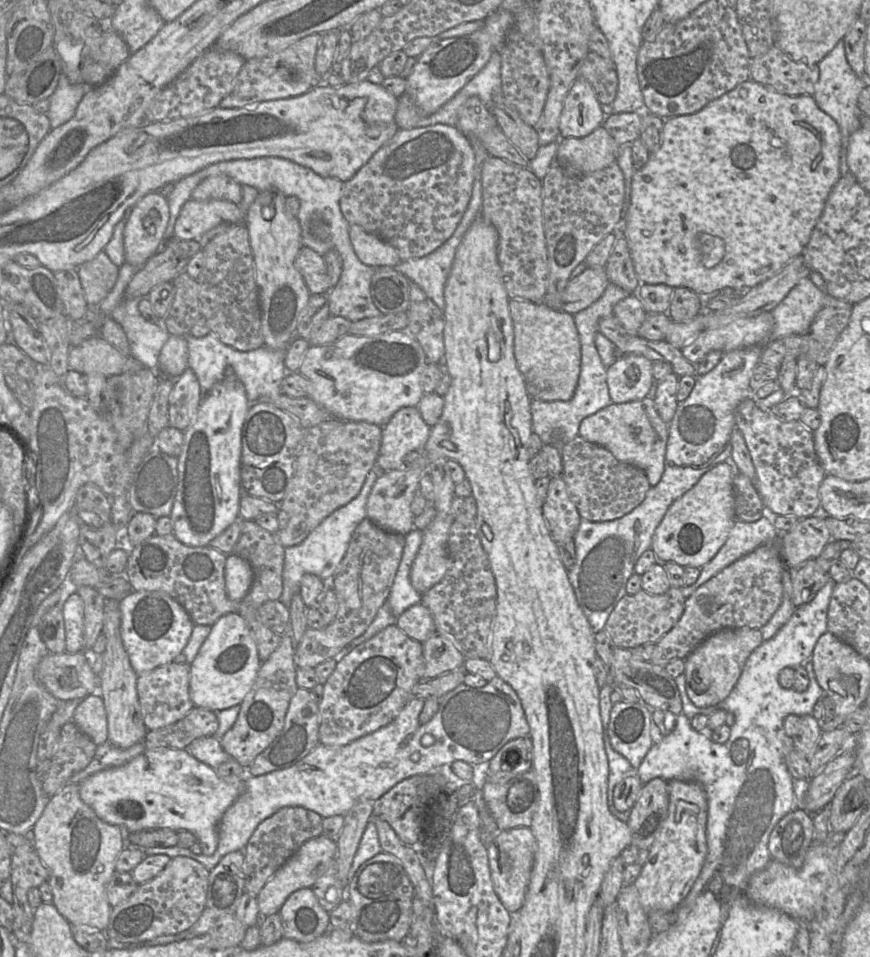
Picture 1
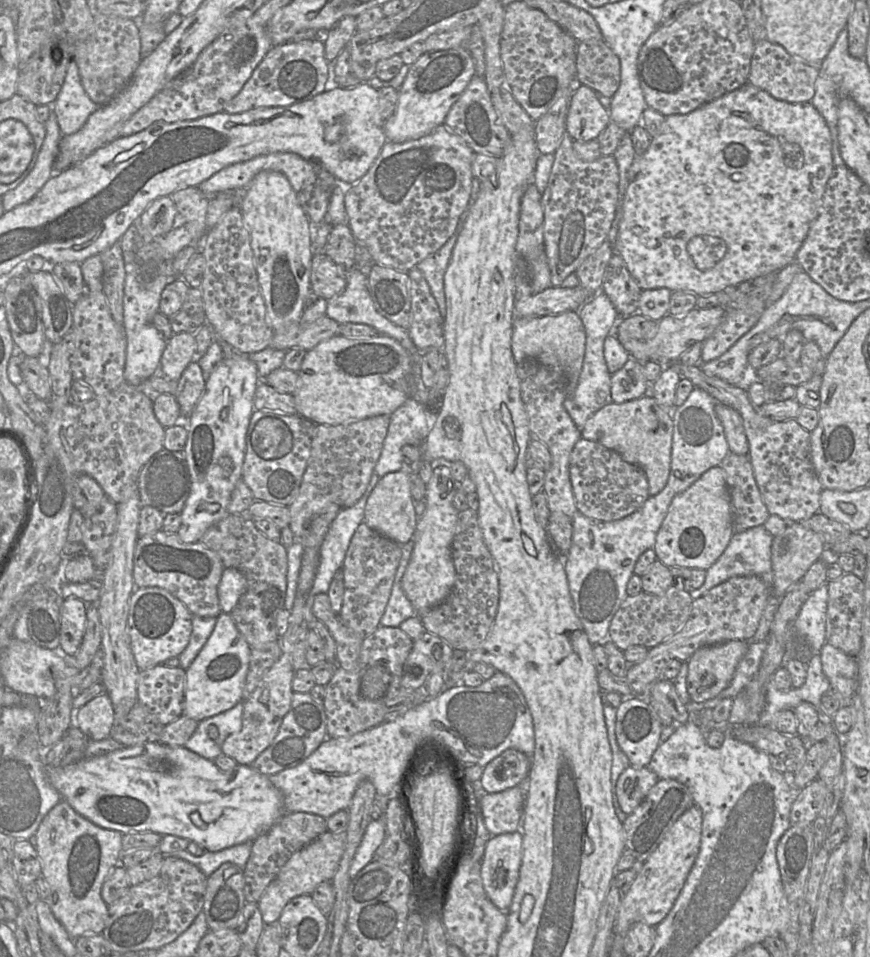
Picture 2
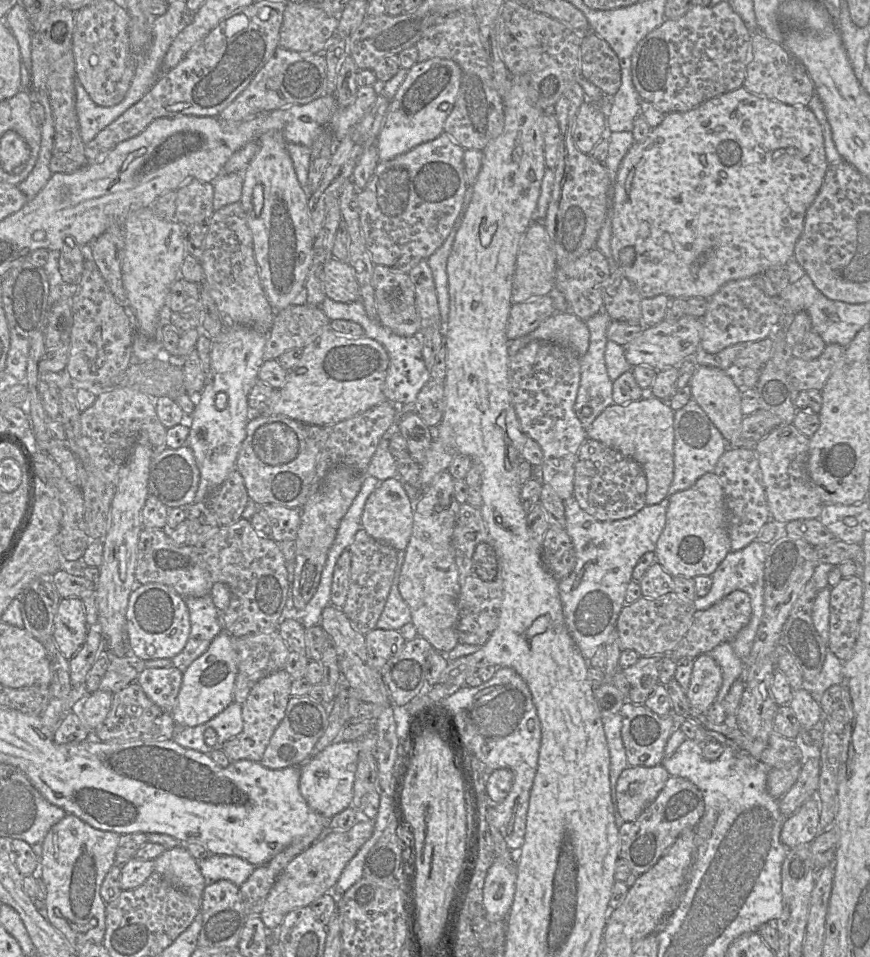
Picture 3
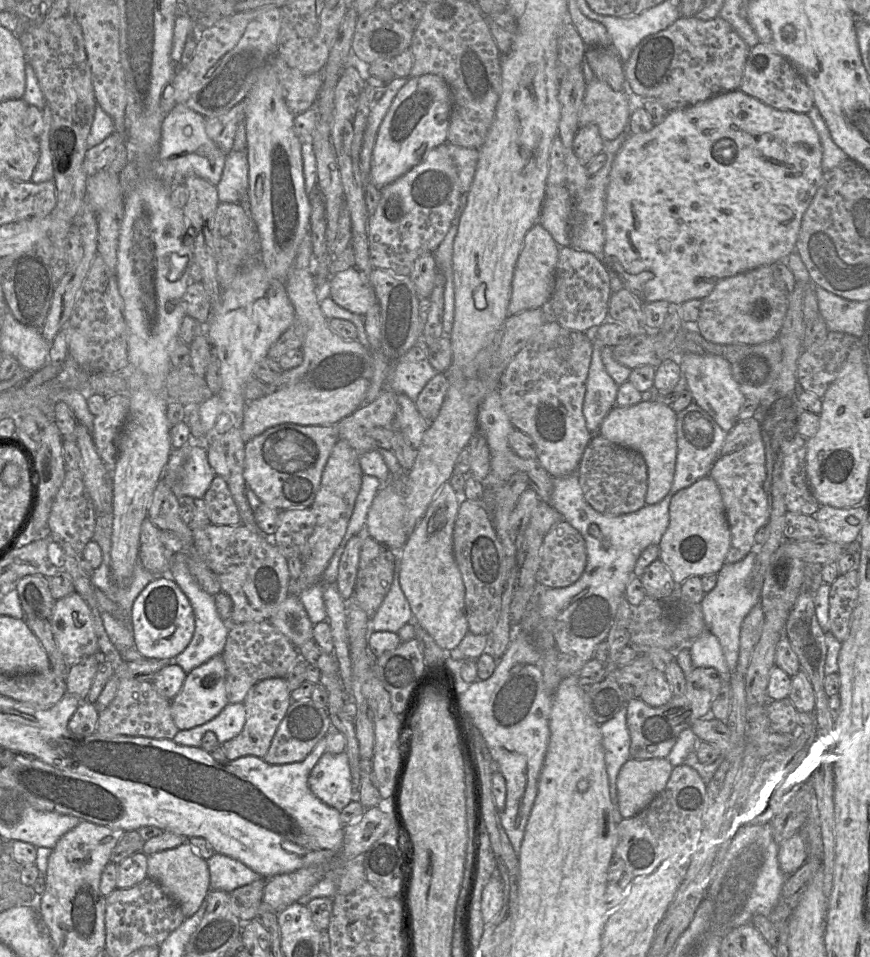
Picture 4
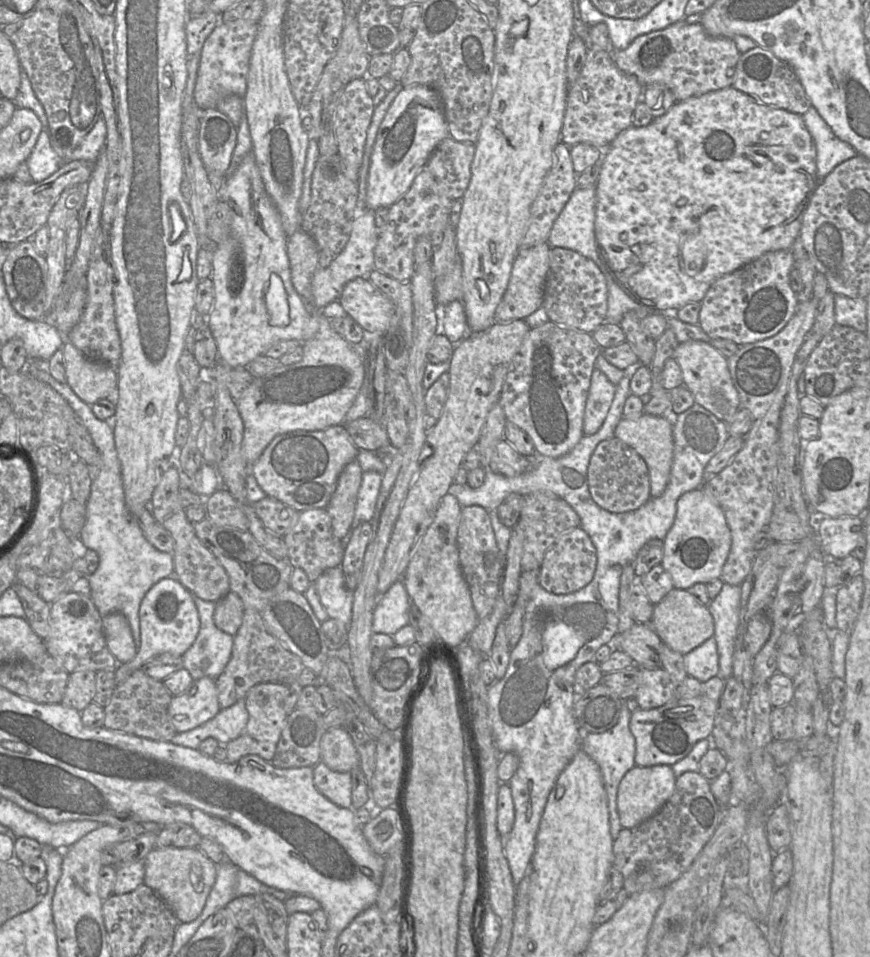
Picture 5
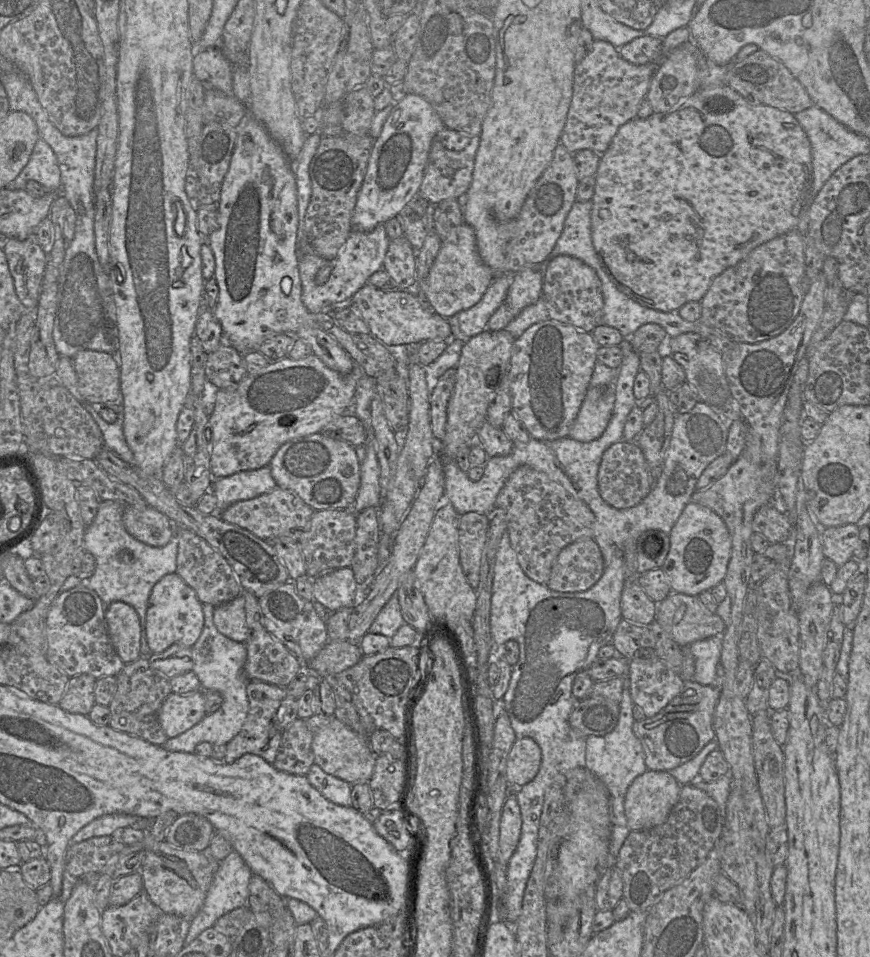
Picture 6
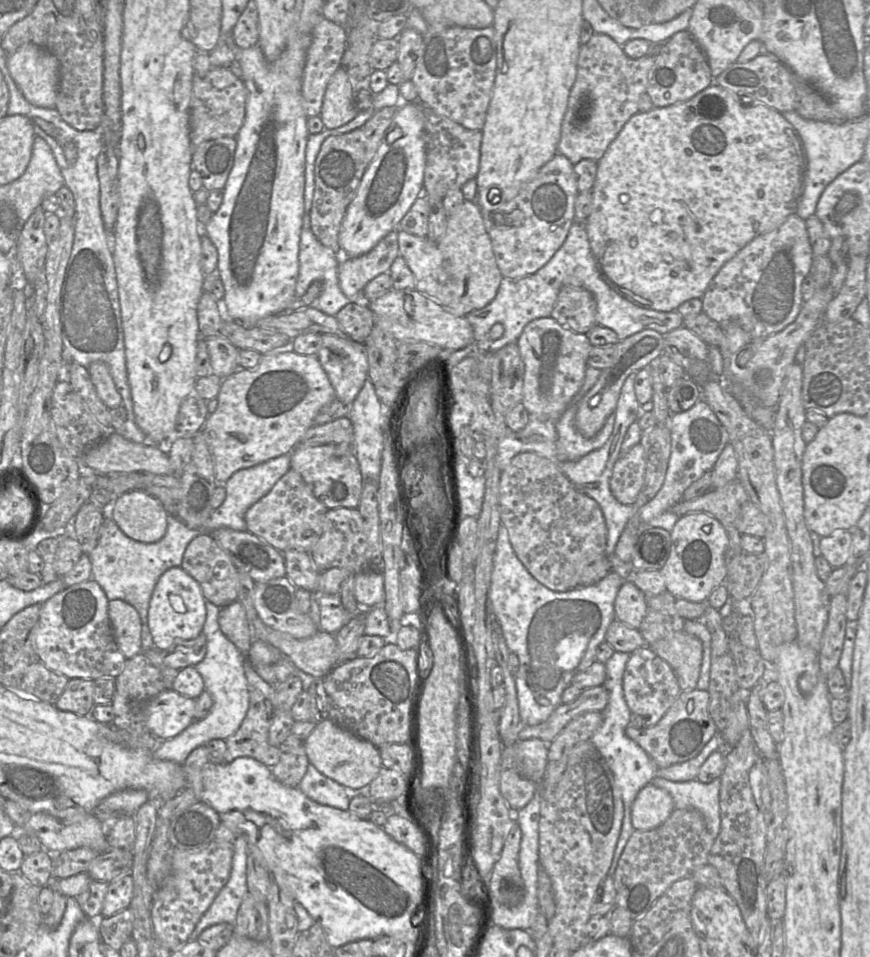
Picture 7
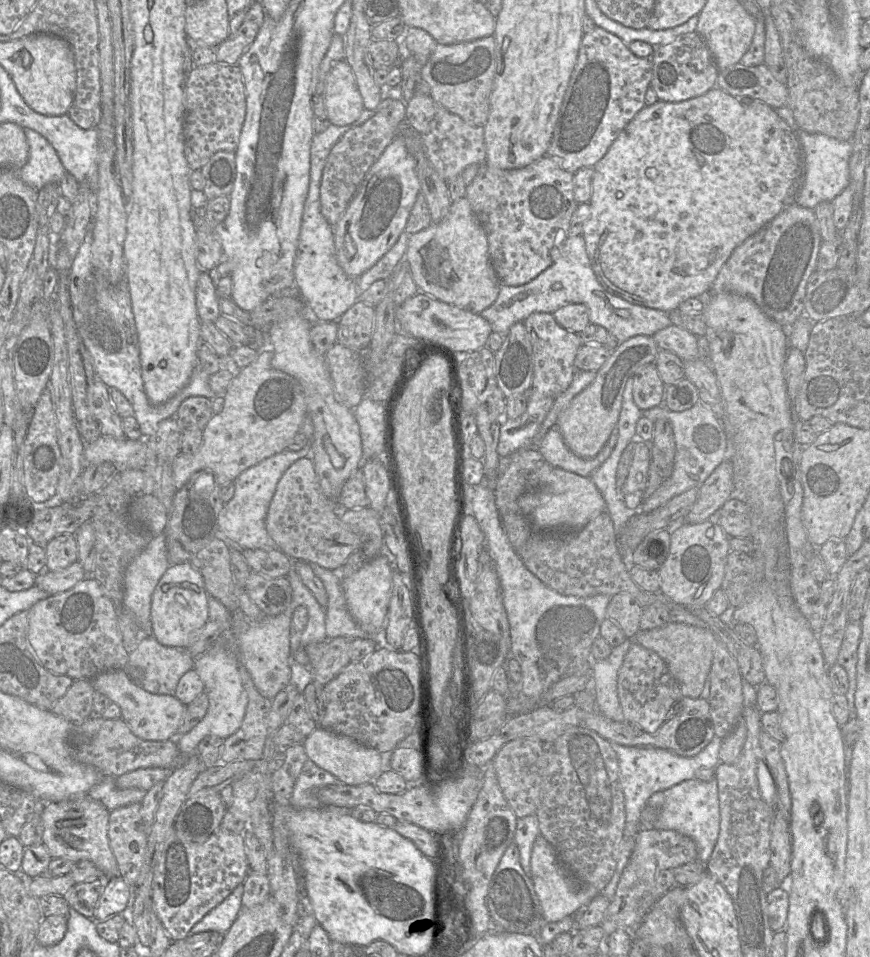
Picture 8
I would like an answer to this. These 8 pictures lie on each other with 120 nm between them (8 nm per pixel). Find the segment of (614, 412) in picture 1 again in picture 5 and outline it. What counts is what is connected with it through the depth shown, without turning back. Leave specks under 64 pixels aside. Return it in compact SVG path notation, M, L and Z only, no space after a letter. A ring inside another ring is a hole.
M643 413L635 420L622 418L615 428L614 436L632 447L645 461L649 471L650 496L662 495L668 485L673 462L673 417Z

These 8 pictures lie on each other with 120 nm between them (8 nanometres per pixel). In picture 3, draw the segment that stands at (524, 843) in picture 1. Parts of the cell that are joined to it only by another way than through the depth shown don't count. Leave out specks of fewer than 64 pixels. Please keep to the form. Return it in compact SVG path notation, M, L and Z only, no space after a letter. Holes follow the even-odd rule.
M498 859L489 868L484 888L483 904L486 918L491 922L504 921L516 892L516 866Z

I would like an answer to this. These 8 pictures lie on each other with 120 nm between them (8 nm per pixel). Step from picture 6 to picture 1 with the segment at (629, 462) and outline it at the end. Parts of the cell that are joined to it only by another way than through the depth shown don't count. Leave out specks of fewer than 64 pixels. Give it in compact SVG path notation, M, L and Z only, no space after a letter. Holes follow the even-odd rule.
M579 435L561 445L560 455L562 477L569 498L577 508L581 519L602 522L621 518L644 500L650 488L643 470L618 461L609 450L588 442Z

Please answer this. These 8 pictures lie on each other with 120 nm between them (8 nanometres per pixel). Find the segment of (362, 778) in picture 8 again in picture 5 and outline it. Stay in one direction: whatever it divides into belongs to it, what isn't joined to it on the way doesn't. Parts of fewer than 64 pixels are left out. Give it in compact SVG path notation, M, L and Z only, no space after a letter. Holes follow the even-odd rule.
M342 727L327 729L320 741L320 760L331 770L351 772L360 766L360 757L349 733Z

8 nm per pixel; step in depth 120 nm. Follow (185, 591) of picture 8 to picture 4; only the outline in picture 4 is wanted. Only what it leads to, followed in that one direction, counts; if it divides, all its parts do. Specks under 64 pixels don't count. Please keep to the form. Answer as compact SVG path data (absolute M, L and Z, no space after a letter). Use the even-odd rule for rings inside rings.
M169 575L155 577L135 599L131 627L136 650L147 659L173 659L190 643L195 630L192 606Z

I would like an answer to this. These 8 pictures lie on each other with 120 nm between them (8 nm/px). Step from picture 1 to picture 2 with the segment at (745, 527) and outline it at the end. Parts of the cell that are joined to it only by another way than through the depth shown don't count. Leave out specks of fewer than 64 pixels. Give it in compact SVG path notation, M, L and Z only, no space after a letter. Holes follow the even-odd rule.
M763 525L755 526L742 532L734 532L723 553L706 570L705 581L702 586L689 592L692 600L702 596L714 586L735 576L758 576L771 588L773 584L771 565L771 544L773 537Z

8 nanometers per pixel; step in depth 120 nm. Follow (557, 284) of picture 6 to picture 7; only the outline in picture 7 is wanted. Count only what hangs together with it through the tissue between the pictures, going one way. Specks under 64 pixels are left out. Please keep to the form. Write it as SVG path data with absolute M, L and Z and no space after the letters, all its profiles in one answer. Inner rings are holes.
M563 286L550 317L576 333L588 333L596 323L596 300L583 287Z

